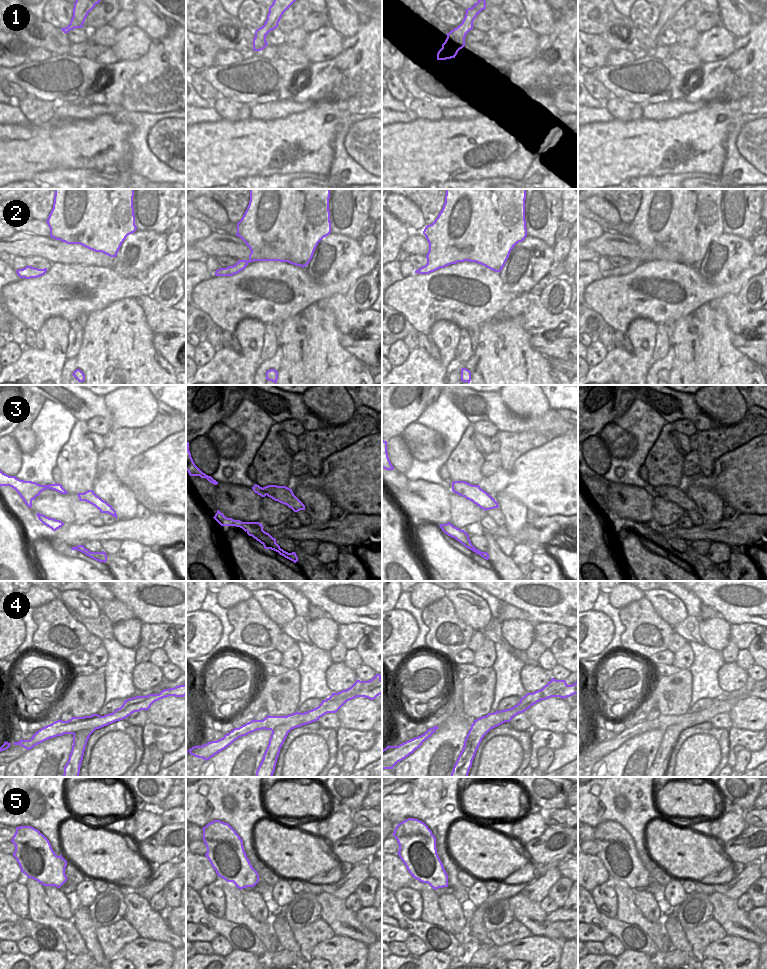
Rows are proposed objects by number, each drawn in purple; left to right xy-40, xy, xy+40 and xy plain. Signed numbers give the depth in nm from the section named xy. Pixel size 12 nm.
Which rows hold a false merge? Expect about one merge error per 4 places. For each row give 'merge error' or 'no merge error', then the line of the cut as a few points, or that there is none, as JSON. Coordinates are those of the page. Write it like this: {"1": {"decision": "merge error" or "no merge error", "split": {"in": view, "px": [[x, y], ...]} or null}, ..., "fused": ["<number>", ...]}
{"1": {"decision": "no merge error", "split": null}, "2": {"decision": "no merge error", "split": null}, "3": {"decision": "merge error", "split": {"in": "xy", "px": [[262, 488], [267, 494]]}}, "4": {"decision": "merge error", "split": {"in": "xy", "px": [[297, 723], [287, 722], [280, 724], [272, 731]]}}, "5": {"decision": "no merge error", "split": null}, "fused": ["3", "4"]}

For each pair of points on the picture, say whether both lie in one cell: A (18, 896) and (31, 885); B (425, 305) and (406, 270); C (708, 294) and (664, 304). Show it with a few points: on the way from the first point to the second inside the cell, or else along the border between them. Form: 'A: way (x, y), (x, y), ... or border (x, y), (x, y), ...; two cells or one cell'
A: border (24, 885), (27, 890), (27, 912); two cells
B: border (414, 272), (404, 277); two cells
C: way (697, 294), (691, 294), (684, 301), (675, 303); one cell

